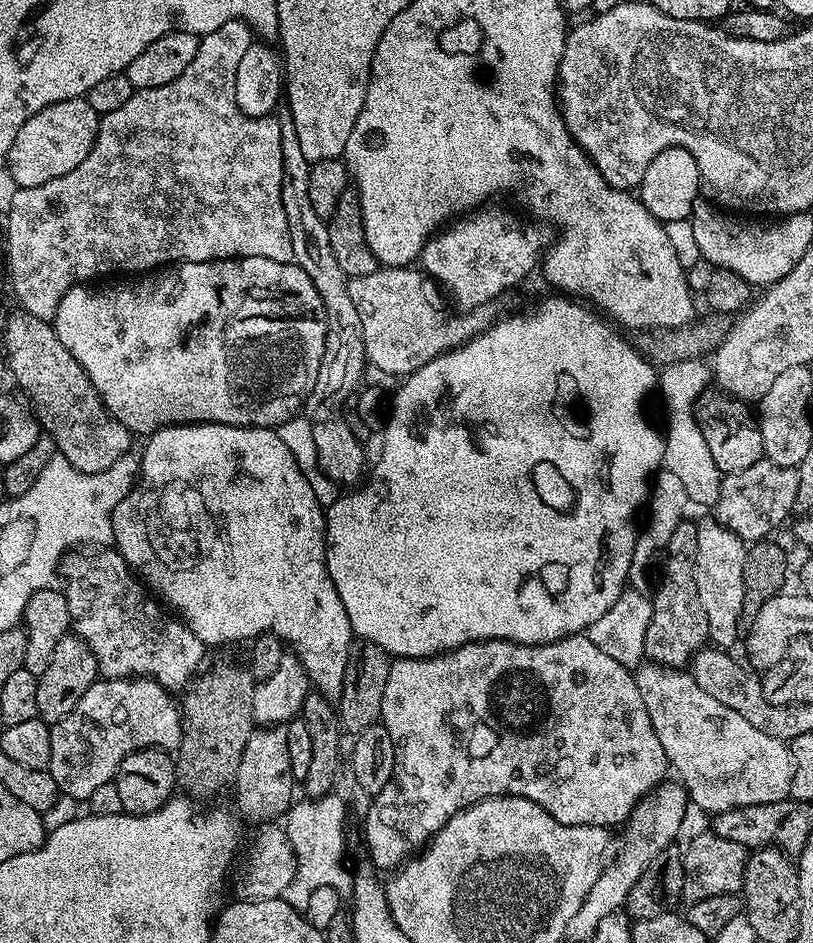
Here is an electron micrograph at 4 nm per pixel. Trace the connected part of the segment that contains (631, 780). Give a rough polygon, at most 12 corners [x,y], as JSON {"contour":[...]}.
{"contour":[[587,634],[393,659],[394,774],[364,816],[399,869],[521,796],[623,825],[670,768]]}

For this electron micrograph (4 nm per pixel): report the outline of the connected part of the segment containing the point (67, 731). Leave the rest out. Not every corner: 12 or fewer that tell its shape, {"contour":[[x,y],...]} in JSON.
{"contour":[[98,678],[51,725],[46,769],[86,802],[182,708],[157,680]]}

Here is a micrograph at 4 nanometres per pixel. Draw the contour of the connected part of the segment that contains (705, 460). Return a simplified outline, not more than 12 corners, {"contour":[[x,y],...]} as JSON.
{"contour":[[703,359],[659,373],[668,407],[663,467],[693,505],[718,502],[722,473],[696,421]]}

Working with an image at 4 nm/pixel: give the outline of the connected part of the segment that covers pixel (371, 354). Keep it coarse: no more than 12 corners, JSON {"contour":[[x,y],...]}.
{"contour":[[379,267],[347,290],[365,359],[403,378],[484,331],[448,316],[423,269]]}

